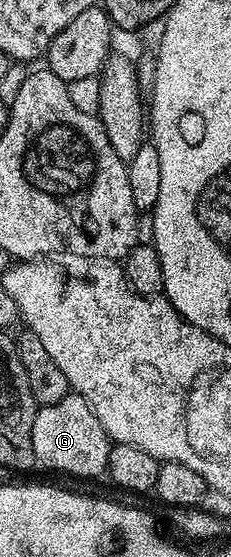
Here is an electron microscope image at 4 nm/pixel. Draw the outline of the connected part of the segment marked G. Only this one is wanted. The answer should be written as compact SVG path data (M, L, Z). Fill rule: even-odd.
M70 394L62 398L62 402L37 407L32 437L37 461L56 472L96 476L107 469L110 438L104 433L92 407L80 396Z

